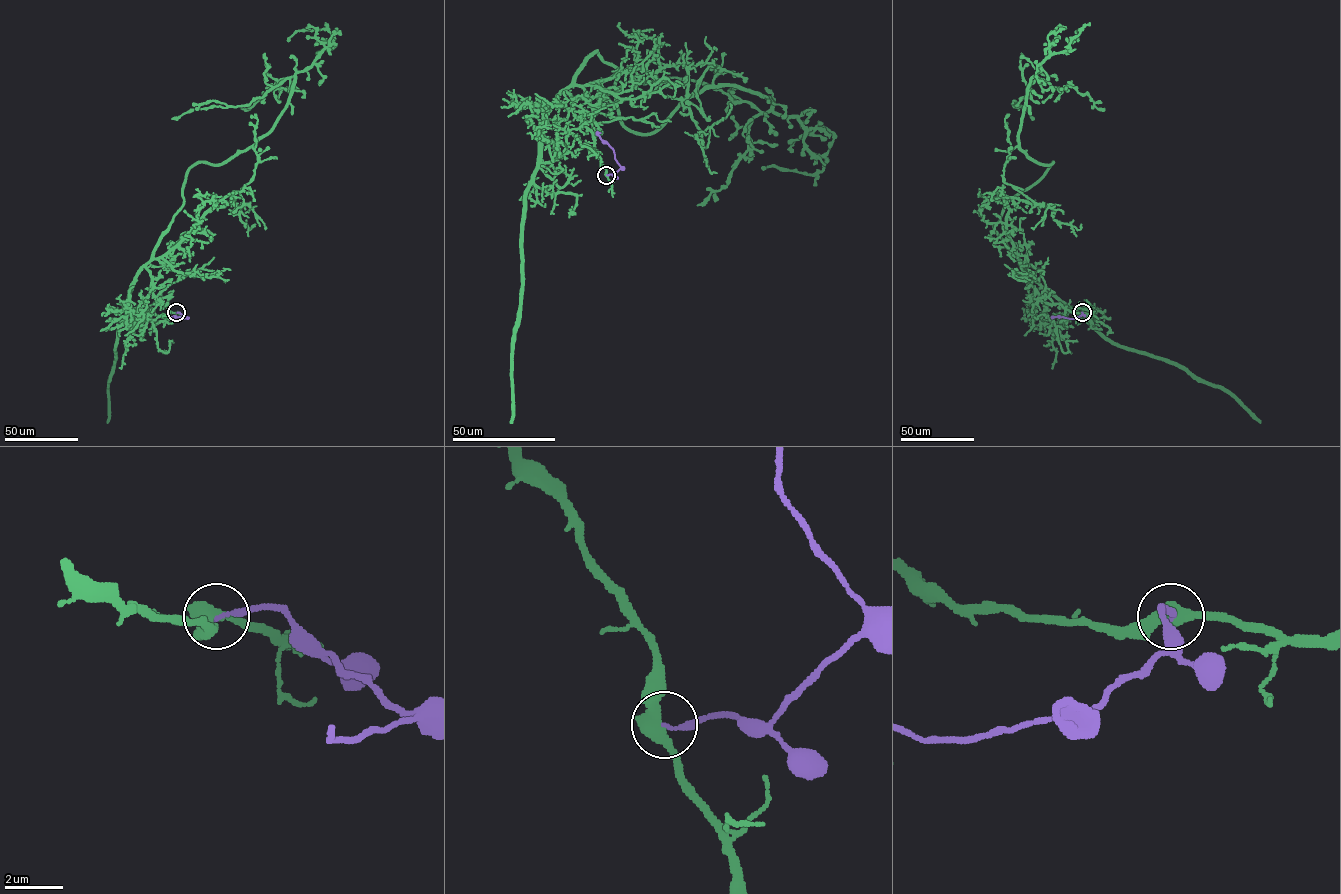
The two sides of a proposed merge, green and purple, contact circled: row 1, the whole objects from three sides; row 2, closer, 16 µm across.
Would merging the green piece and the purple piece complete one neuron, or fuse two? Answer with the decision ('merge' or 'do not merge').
do not merge

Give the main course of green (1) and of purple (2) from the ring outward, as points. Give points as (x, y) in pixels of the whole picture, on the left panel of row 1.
1: (176, 313), (145, 264), (183, 203), (186, 172), (264, 136), (294, 77), (248, 104), (171, 118)
2: (176, 313), (186, 317), (169, 317)

